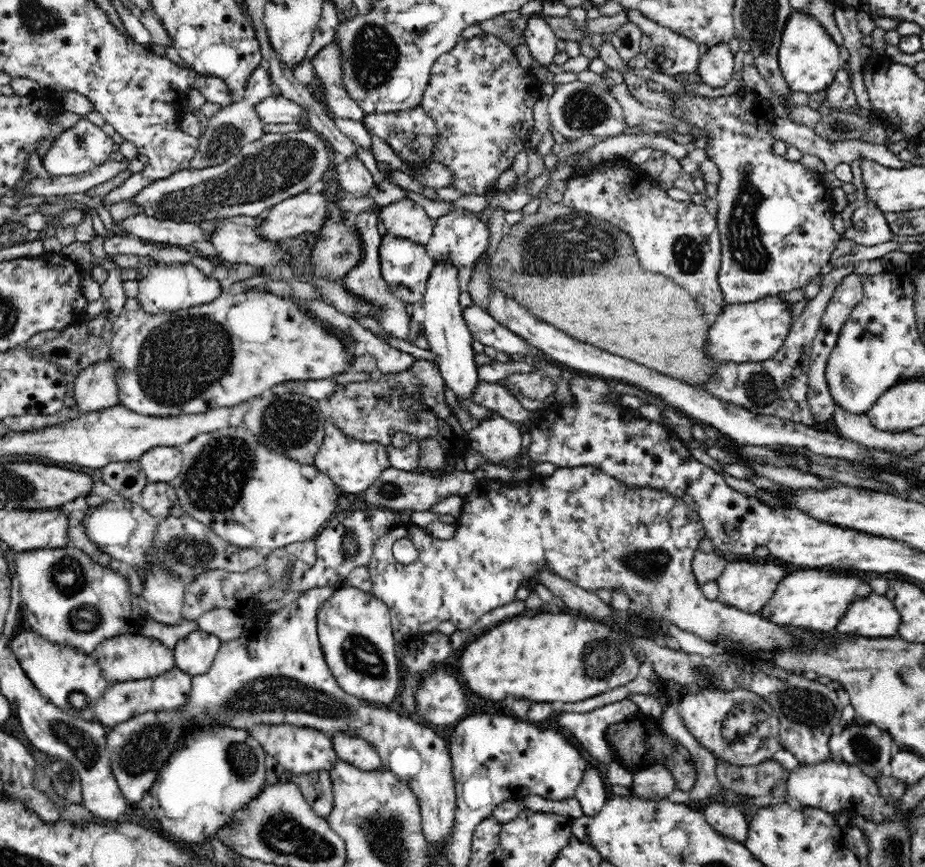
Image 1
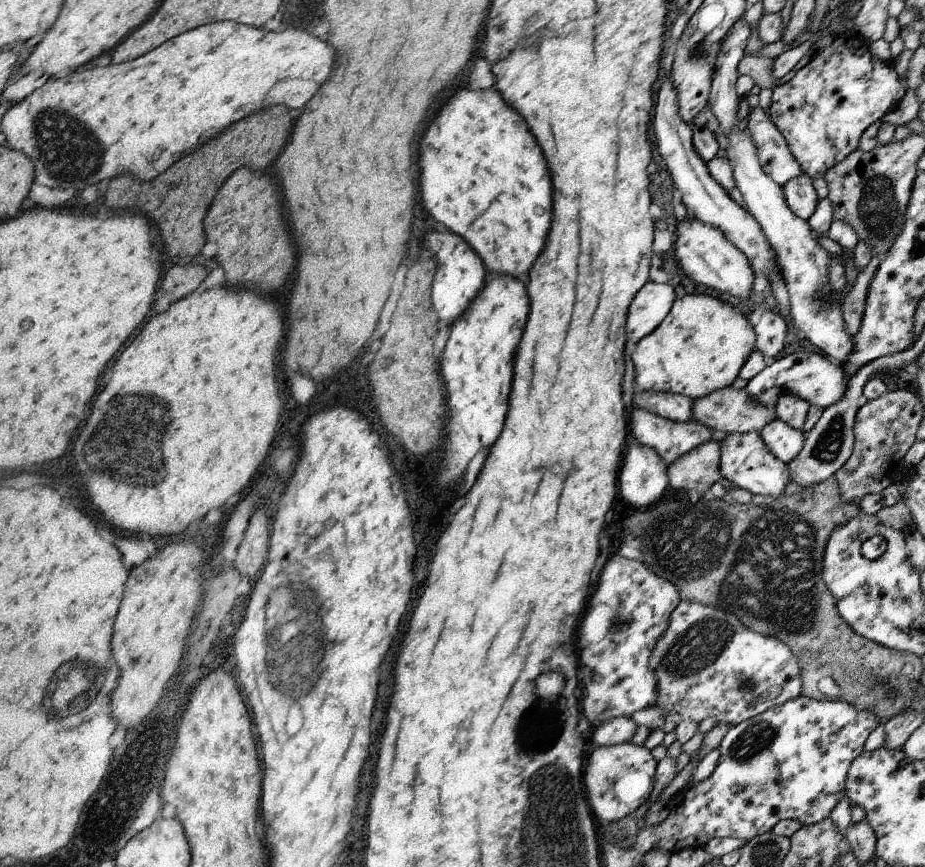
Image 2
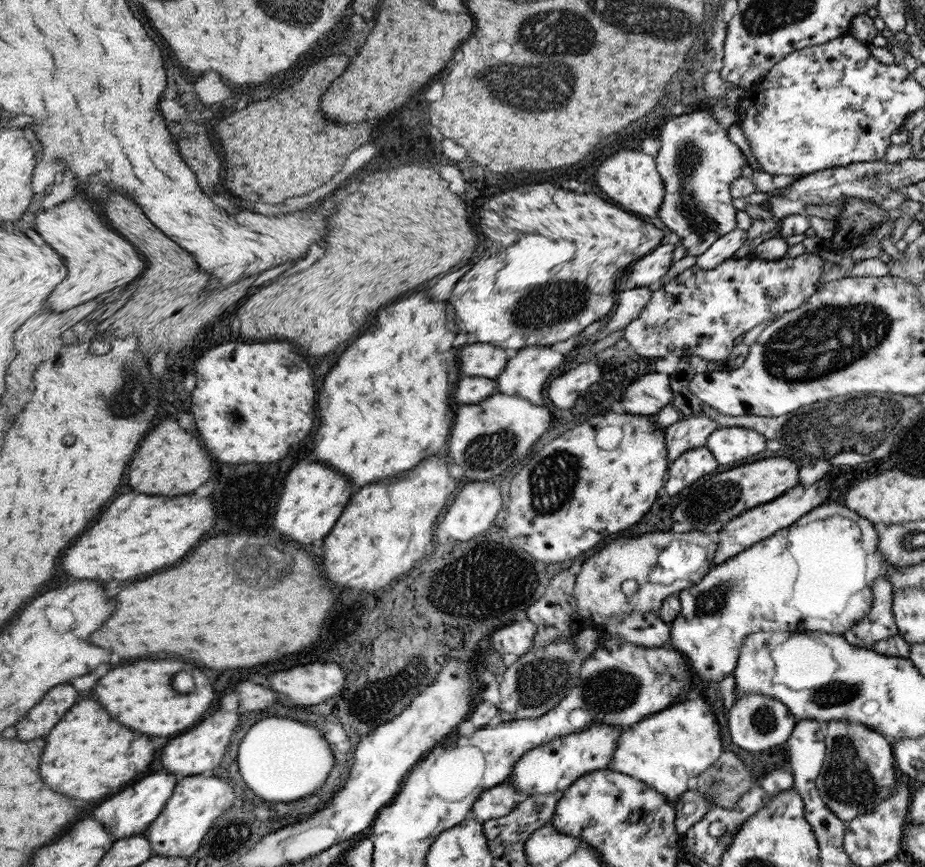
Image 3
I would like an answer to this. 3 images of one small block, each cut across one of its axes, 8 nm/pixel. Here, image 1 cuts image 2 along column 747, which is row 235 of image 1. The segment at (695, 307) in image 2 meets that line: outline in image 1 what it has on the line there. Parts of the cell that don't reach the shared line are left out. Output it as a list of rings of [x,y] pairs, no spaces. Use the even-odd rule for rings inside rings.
[[[326,222],[322,226],[322,242],[318,242],[312,260],[316,262],[318,274],[330,274],[340,278],[350,272],[362,258],[362,234],[346,232],[342,224]]]

